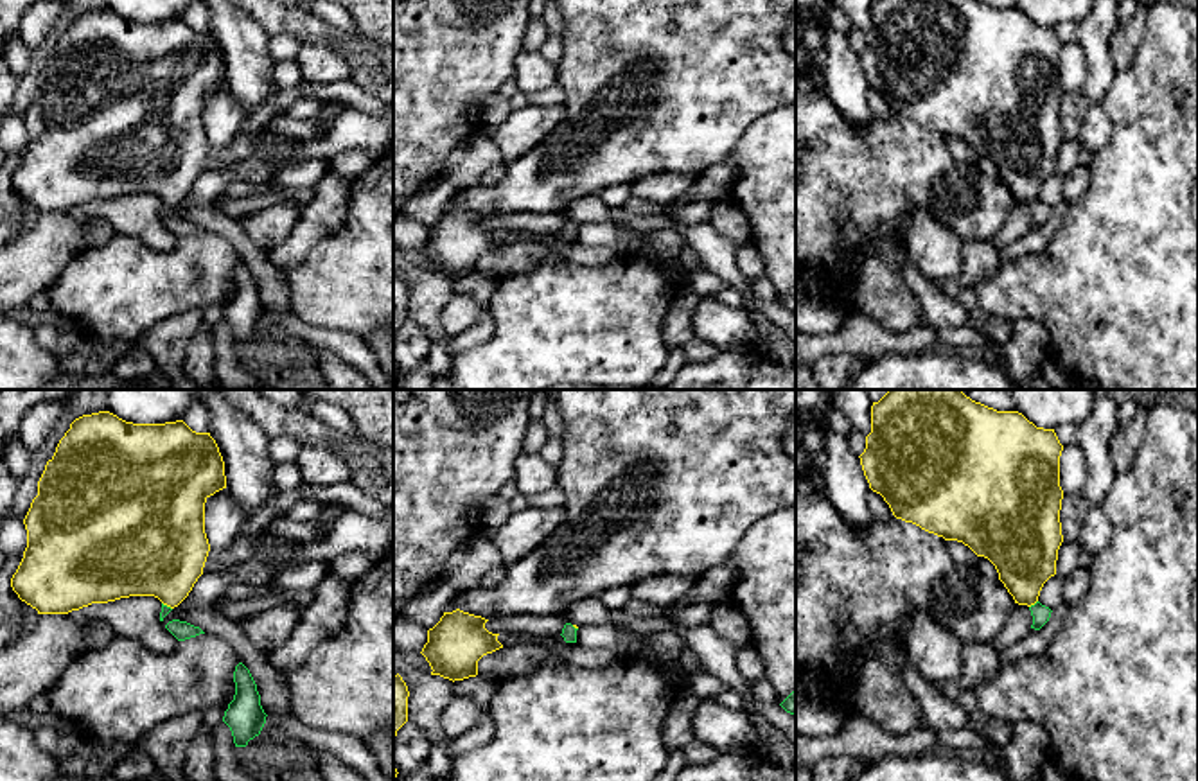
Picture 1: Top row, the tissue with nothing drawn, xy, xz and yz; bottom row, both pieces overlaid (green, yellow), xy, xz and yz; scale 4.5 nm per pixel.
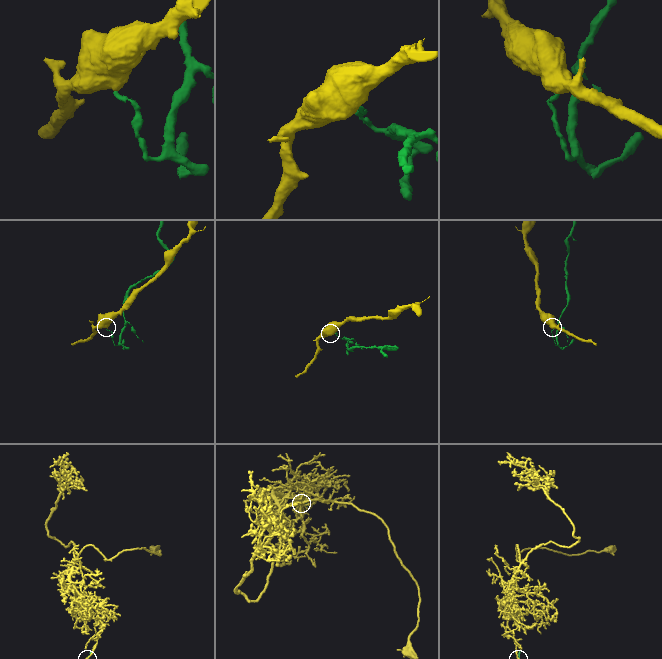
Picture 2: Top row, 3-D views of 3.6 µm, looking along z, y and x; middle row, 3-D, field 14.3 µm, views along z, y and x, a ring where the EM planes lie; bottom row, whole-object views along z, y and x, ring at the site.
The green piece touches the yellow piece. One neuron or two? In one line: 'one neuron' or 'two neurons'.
two neurons

